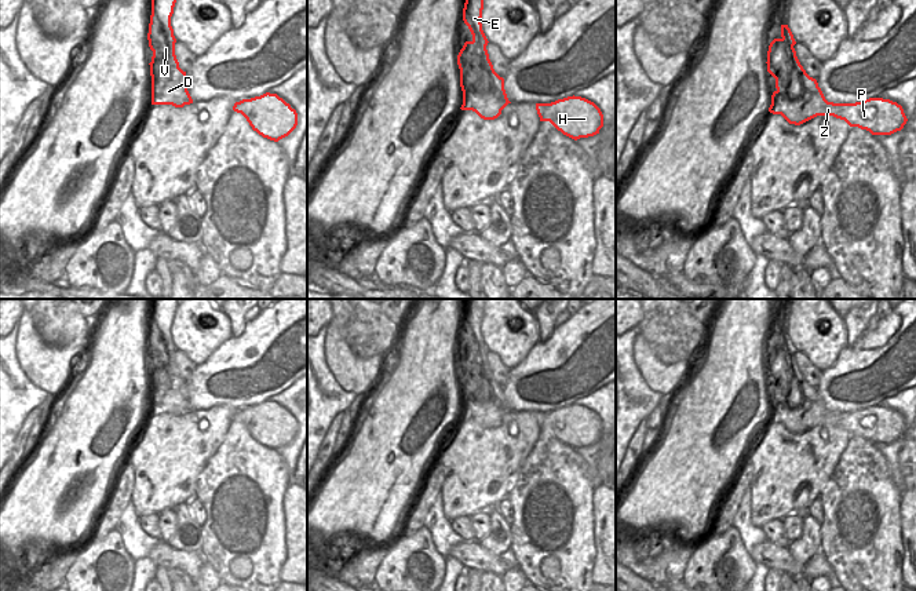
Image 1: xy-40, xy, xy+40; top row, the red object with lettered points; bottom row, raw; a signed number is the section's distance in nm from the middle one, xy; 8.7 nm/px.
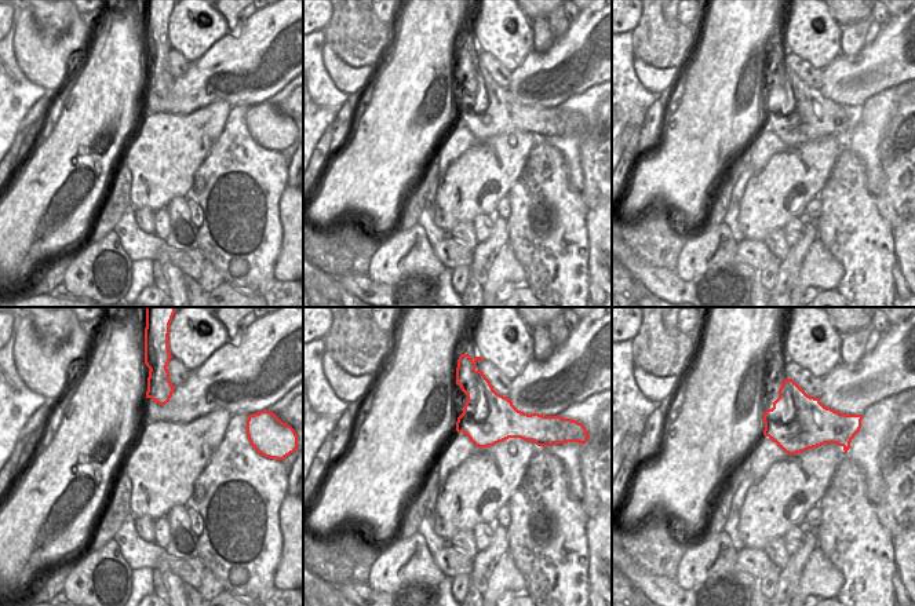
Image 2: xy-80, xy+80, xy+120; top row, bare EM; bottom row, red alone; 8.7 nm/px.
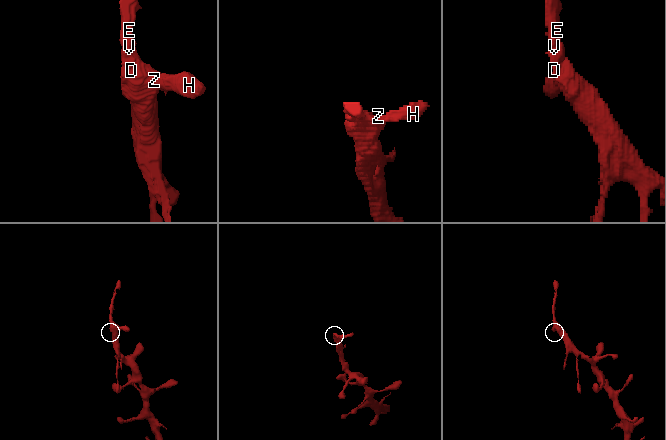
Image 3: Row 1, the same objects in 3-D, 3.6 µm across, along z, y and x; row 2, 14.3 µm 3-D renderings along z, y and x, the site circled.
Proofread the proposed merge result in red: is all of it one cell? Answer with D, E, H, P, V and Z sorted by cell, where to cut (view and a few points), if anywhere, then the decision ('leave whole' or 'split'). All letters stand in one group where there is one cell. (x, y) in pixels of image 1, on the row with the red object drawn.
D E H P V Z; no cut; leave whole

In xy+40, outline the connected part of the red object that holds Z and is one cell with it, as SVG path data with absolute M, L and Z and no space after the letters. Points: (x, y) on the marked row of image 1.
M781 25L781 37L774 39L767 51L767 72L776 79L776 91L771 95L771 105L769 112L773 114L781 114L789 124L800 125L817 116L833 116L836 118L844 120L850 127L858 127L861 129L869 131L872 135L891 135L901 131L906 124L908 118L904 109L897 102L883 98L869 98L862 102L855 103L833 103L828 102L818 87L815 79L810 77L803 66L800 65L793 45L796 44L793 34L788 25Z

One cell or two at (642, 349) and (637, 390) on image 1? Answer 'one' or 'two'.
two

